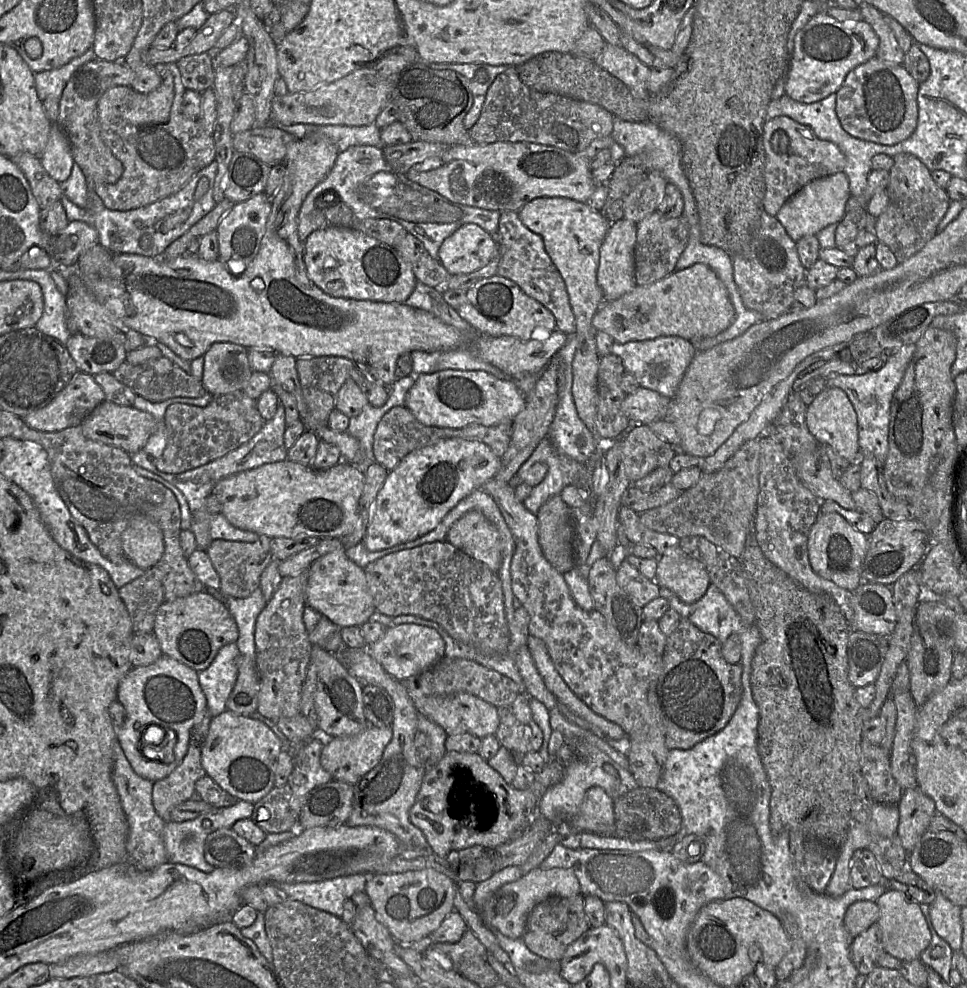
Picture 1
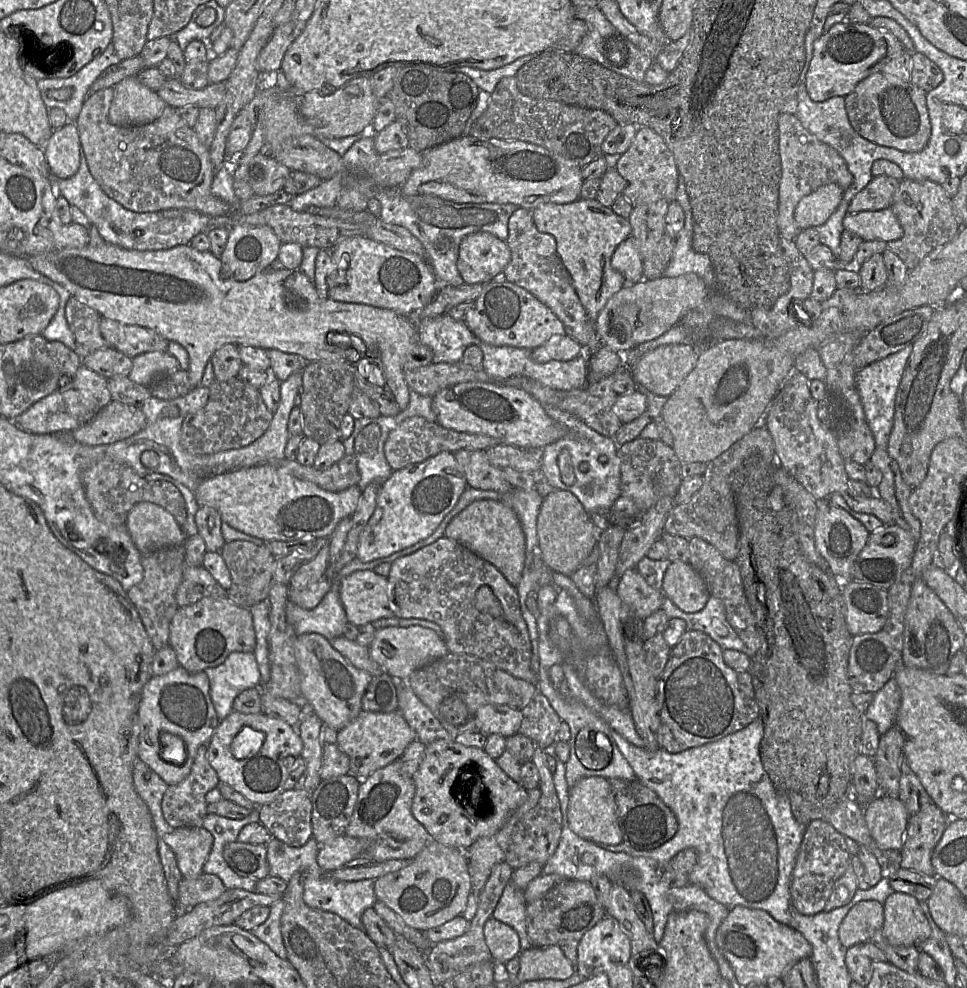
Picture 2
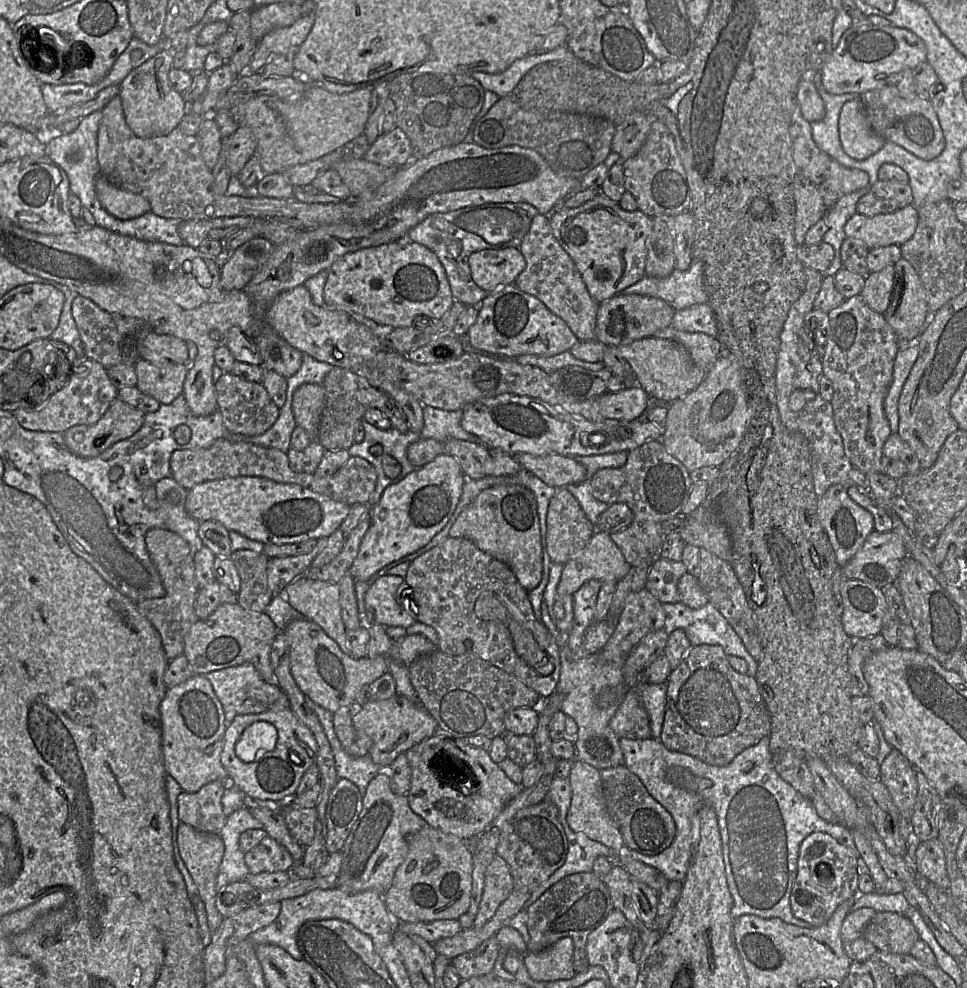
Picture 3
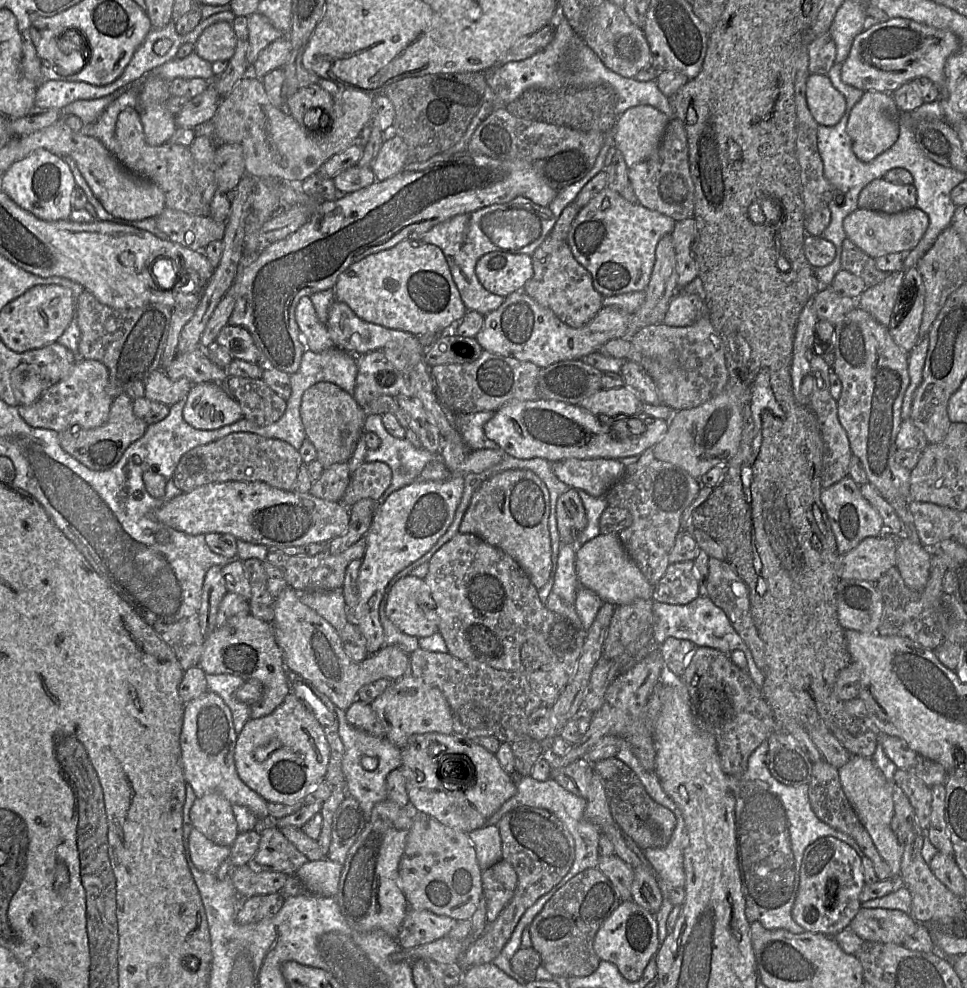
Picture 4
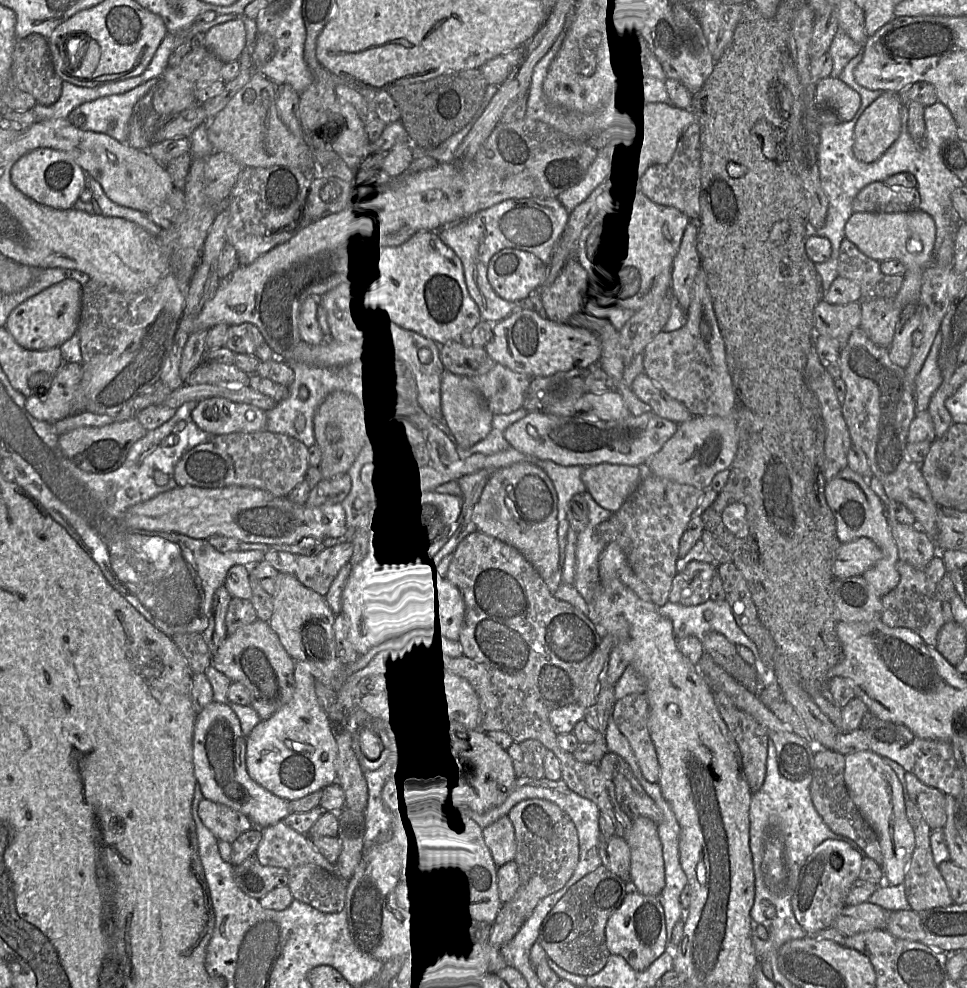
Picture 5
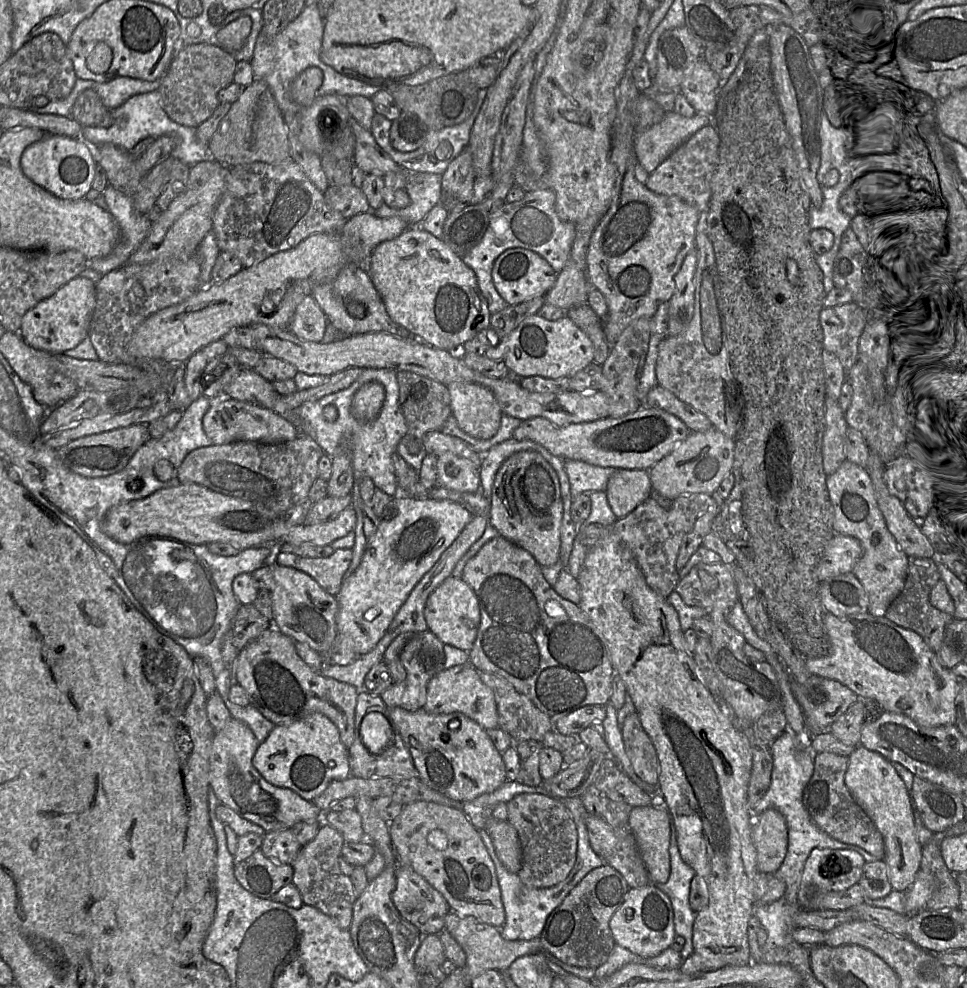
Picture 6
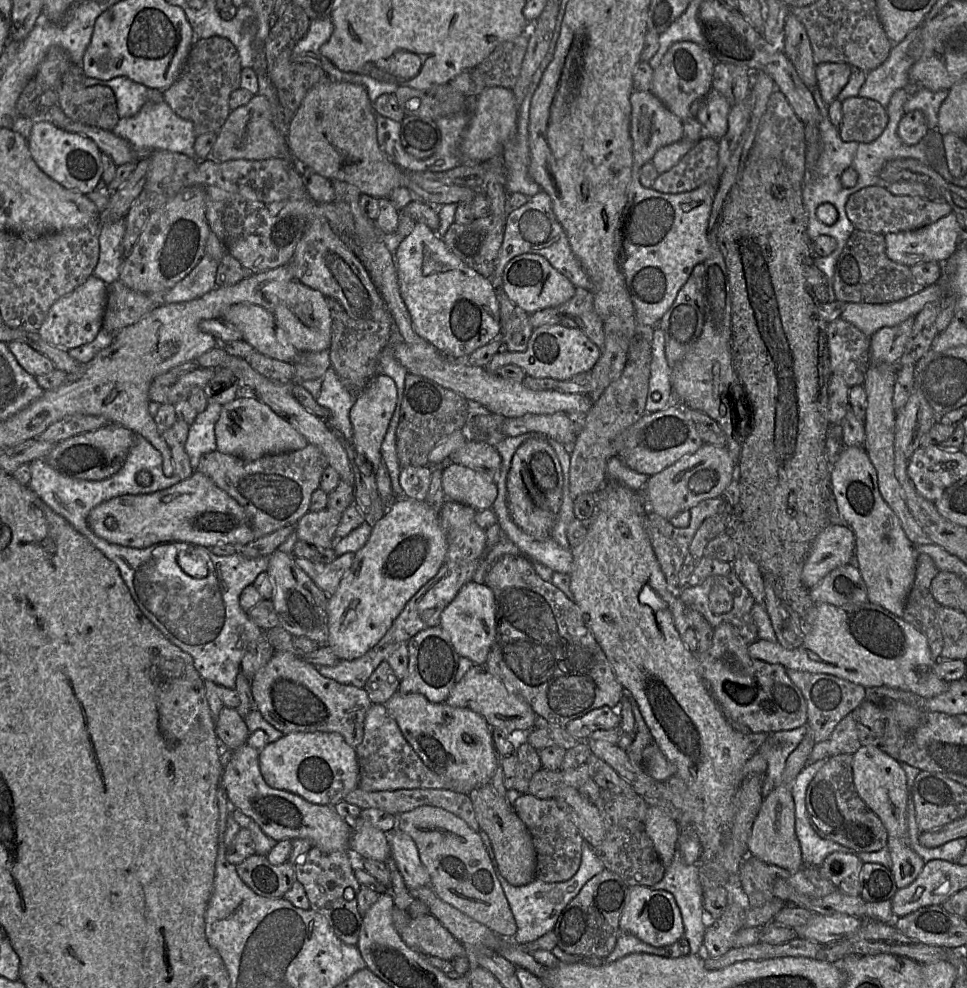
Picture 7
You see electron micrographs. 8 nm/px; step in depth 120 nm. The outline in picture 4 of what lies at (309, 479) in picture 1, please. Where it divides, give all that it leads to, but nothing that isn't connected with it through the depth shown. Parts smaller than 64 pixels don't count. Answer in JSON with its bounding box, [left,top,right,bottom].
[153,481,350,547]

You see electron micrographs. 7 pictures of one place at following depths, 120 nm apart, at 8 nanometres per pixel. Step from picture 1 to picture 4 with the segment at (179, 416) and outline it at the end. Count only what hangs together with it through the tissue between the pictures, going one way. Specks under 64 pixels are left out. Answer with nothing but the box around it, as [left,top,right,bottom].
[223,376,287,426]

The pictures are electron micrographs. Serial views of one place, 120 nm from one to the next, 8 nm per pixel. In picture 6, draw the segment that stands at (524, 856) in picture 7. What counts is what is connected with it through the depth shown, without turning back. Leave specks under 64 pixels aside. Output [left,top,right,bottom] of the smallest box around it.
[484,817,522,874]

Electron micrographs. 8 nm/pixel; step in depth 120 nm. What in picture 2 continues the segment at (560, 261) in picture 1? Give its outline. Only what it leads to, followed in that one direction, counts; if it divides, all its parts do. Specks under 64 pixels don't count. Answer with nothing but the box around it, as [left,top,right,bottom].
[531,199,631,322]

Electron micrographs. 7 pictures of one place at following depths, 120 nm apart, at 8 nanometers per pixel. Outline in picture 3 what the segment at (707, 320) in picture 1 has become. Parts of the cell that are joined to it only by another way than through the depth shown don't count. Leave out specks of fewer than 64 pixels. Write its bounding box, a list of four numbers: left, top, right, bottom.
[596,294,675,347]

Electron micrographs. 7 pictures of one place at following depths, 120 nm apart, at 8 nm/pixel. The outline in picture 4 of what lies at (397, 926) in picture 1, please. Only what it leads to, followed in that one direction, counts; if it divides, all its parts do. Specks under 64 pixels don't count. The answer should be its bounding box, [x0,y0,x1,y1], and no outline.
[398,802,483,920]

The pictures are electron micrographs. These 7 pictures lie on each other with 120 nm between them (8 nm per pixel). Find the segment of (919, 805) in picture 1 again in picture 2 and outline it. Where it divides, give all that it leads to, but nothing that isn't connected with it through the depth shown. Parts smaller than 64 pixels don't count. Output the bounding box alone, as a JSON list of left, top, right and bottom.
[901,803,948,877]

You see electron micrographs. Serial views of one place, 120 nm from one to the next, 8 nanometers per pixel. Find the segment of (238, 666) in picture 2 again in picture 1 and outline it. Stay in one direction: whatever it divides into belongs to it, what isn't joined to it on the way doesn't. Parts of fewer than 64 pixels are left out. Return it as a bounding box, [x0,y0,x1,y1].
[198,643,239,717]

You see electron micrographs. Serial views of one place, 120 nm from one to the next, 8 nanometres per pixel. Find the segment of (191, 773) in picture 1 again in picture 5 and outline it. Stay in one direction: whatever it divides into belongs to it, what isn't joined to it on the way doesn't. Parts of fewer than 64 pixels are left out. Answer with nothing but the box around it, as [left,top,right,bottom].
[198,798,253,844]

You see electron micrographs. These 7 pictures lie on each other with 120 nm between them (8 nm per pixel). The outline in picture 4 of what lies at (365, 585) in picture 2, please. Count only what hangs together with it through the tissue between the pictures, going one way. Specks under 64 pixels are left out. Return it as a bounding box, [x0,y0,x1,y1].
[385,576,438,638]

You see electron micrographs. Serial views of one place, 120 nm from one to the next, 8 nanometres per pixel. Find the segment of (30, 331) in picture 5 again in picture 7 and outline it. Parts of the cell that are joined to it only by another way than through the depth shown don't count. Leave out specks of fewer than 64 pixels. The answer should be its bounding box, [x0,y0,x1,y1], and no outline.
[37,276,108,351]

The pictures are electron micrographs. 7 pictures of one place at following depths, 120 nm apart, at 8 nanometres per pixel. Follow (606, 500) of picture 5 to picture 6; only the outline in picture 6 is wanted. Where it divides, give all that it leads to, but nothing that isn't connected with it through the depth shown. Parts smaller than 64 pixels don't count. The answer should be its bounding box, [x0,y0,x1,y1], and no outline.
[605,469,651,518]

